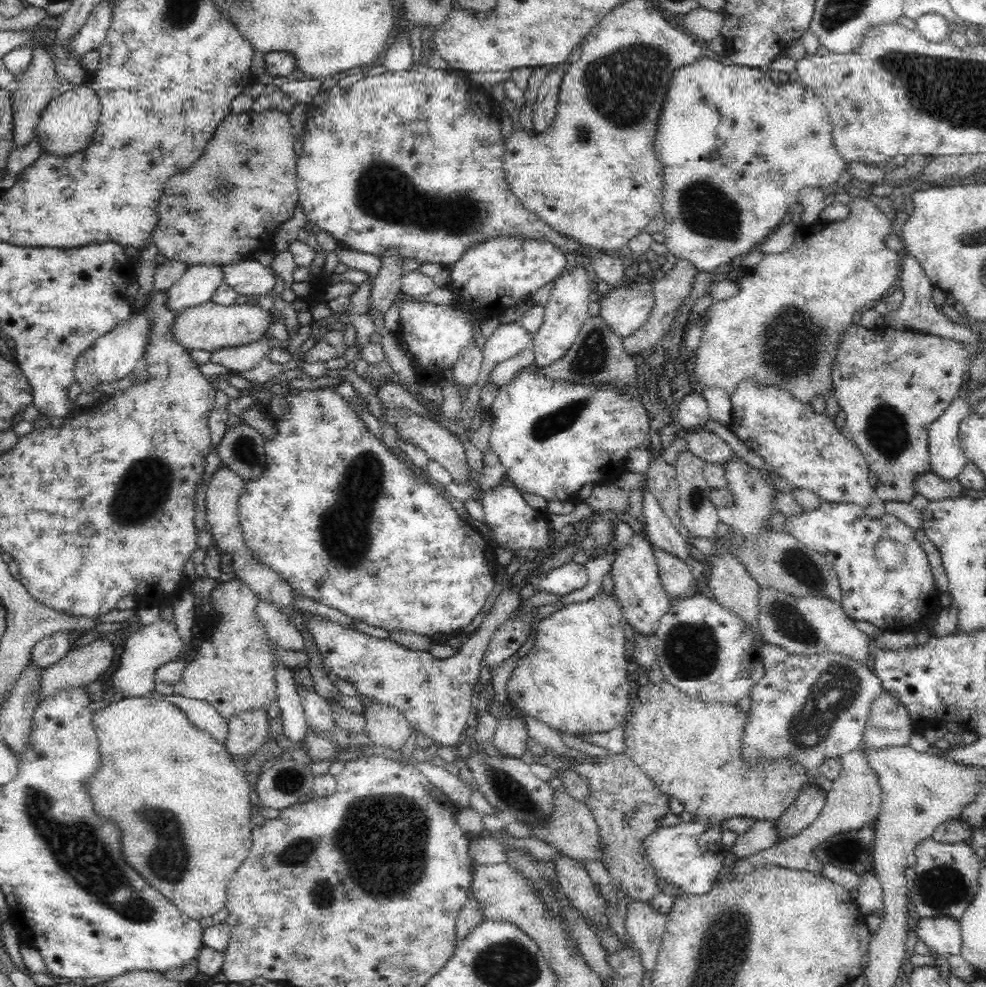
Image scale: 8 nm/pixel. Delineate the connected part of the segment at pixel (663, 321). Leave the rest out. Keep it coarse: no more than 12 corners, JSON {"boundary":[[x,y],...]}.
{"boundary":[[687,260],[651,286],[647,321],[622,339],[636,359],[668,332],[693,283]]}

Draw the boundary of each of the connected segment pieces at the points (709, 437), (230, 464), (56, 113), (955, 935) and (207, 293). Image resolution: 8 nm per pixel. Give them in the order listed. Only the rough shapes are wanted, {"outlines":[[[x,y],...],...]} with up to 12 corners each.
{"outlines":[[[691,430],[686,451],[704,463],[723,464],[731,447],[717,434]],[[248,424],[229,431],[221,463],[245,482],[264,476],[265,439]],[[58,96],[35,128],[41,152],[70,158],[94,140],[98,97]],[[916,919],[916,938],[932,955],[958,956],[960,924]],[[219,265],[190,266],[165,292],[176,315],[211,300]]]}

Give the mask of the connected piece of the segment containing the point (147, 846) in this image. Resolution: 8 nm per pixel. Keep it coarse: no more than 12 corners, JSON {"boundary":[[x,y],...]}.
{"boundary":[[150,696],[92,713],[93,813],[194,921],[252,846],[250,784]]}

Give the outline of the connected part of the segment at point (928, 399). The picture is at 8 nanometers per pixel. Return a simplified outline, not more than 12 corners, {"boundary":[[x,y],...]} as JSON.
{"boundary":[[850,326],[832,366],[876,499],[910,505],[966,345]]}

